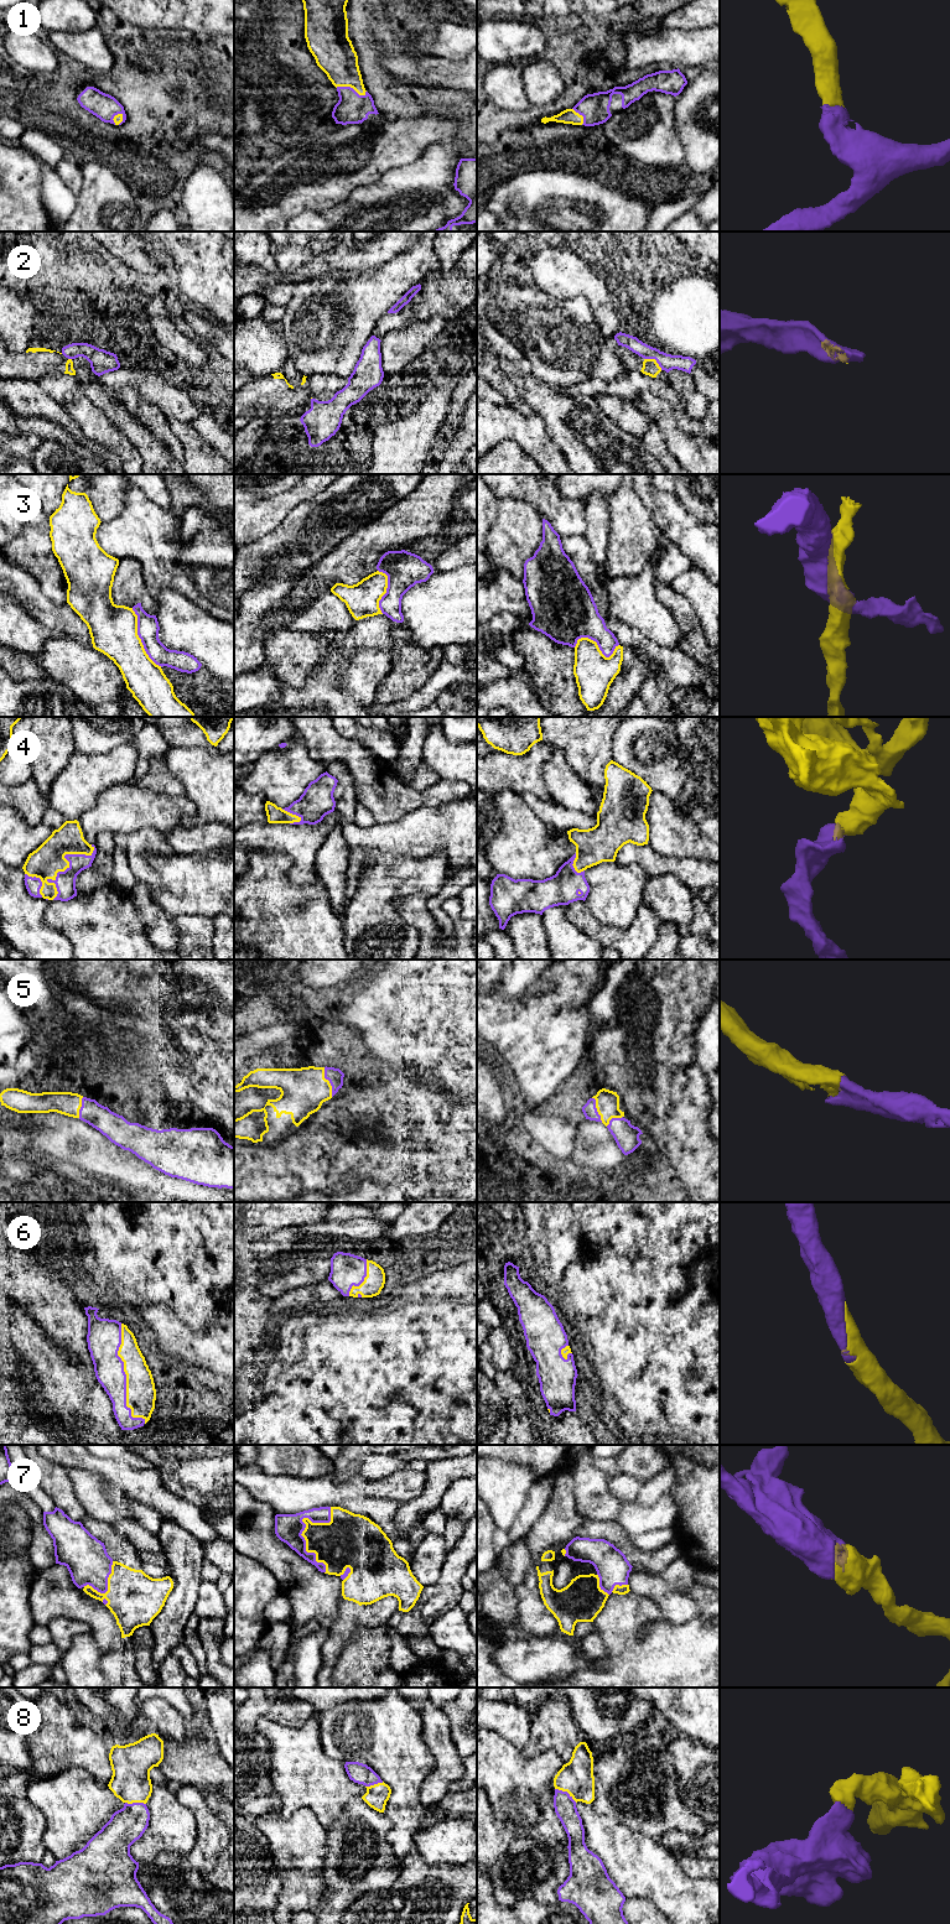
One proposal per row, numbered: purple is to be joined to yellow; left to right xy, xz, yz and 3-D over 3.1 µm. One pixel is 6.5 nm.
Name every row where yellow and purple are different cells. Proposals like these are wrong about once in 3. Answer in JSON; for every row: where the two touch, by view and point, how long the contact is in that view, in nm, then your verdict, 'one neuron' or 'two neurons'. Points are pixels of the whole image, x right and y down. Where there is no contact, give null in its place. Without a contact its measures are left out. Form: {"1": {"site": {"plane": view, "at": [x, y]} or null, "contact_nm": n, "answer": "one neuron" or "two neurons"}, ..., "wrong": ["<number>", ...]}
{"1": {"site": {"plane": "xz", "at": [351, 87]}, "contact_nm": 200, "answer": "one neuron"}, "2": {"site": {"plane": "yz", "at": [654, 359]}, "contact_nm": 140, "answer": "two neurons"}, "3": {"site": {"plane": "xy", "at": [140, 639]}, "contact_nm": 440, "answer": "two neurons"}, "4": {"site": {"plane": "xy", "at": [68, 863]}, "contact_nm": 440, "answer": "one neuron"}, "5": {"site": {"plane": "xz", "at": [328, 1082]}, "contact_nm": 200, "answer": "one neuron"}, "6": {"site": {"plane": "xy", "at": [126, 1377]}, "contact_nm": 650, "answer": "one neuron"}, "7": {"site": {"plane": "xz", "at": [304, 1530]}, "contact_nm": 440, "answer": "one neuron"}, "8": {"site": {"plane": "yz", "at": [566, 1790]}, "contact_nm": 170, "answer": "one neuron"}, "wrong": ["2", "3"]}

